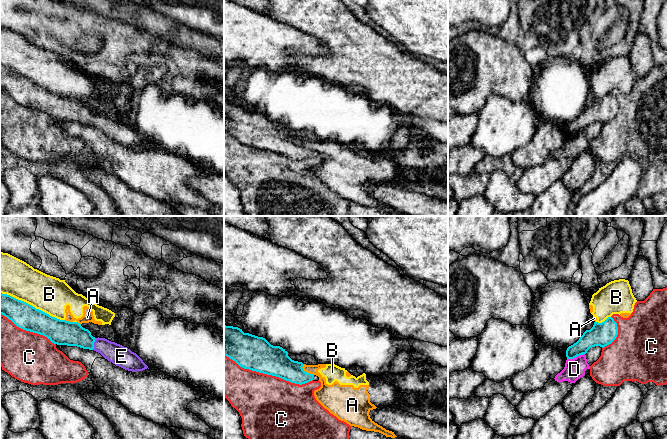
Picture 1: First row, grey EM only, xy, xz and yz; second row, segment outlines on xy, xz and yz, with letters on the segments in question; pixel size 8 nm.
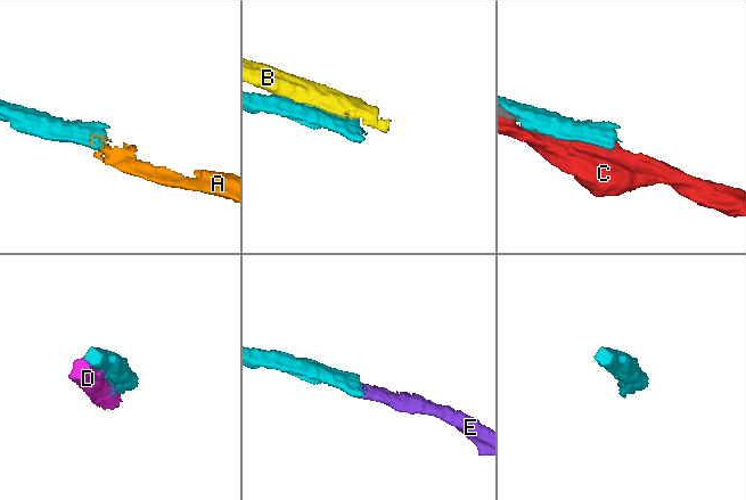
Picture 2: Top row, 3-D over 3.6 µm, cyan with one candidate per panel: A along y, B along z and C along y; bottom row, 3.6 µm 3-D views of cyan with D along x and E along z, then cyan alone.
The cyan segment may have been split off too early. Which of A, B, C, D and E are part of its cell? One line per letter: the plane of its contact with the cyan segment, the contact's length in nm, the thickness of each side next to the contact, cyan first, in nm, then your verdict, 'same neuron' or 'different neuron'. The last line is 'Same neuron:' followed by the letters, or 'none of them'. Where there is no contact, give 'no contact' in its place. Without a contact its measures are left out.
A: meets cyan in xz; contact 130 nm long; 220 nm thick on the cyan side, 180 nm on the other; different neuron
B: meets cyan in xy; contact 550 nm long; 200 nm thick on the cyan side, 300 nm on the other; different neuron
C: meets cyan in xz; contact 750 nm long; 280 nm thick on the cyan side, 480 nm on the other; different neuron
D: meets cyan in yz; contact 150 nm long; 160 nm thick on the cyan side, 170 nm on the other; different neuron
E: meets cyan in xy; contact 100 nm long; 190 nm thick on the cyan side, 170 nm on the other; same neuron
Same neuron: E

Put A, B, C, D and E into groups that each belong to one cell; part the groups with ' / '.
A B / C / D / E

